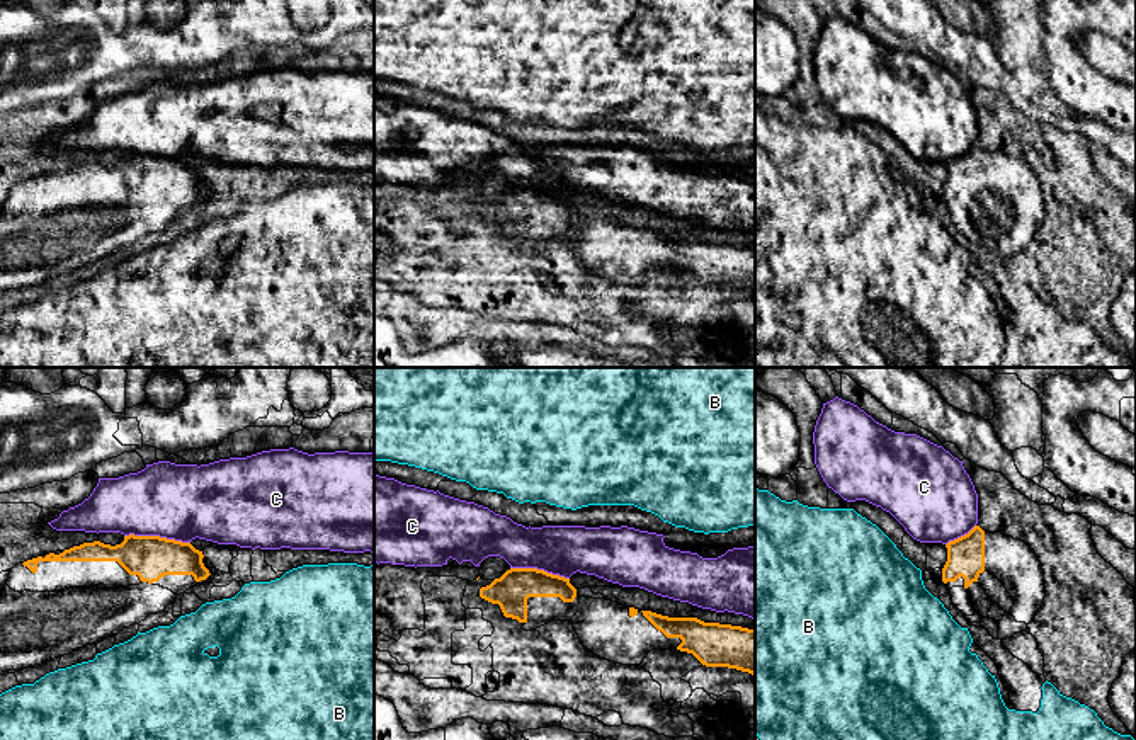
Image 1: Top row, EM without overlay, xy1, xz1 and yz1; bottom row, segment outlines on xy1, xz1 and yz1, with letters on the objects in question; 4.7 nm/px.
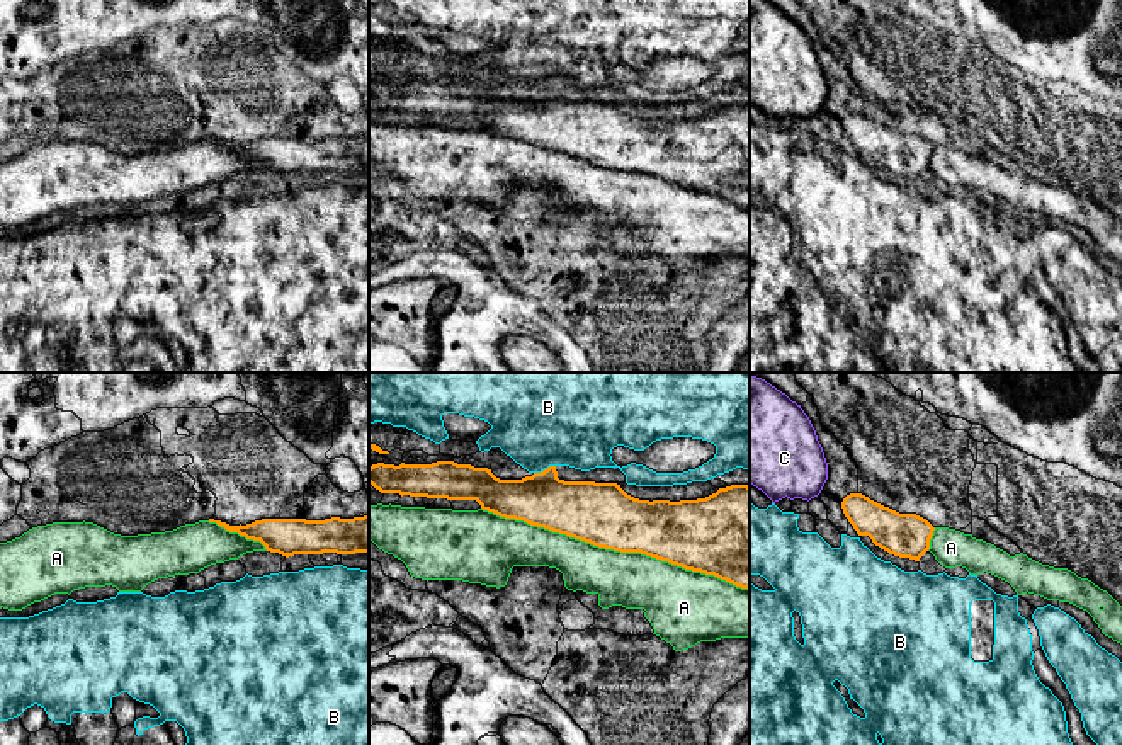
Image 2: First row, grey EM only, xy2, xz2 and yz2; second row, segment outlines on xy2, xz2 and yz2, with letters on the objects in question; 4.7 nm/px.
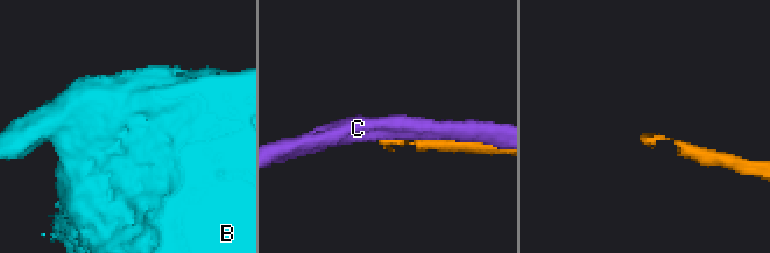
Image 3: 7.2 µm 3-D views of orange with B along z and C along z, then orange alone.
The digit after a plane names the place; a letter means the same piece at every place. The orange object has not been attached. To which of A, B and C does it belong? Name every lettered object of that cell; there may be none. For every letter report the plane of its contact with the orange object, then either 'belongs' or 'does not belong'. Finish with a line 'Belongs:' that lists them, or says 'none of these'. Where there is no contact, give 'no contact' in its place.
A: contact in xz2; does not belong
B: contact in xz2; does not belong
C: contact in xy1; does not belong
Belongs: none of these

